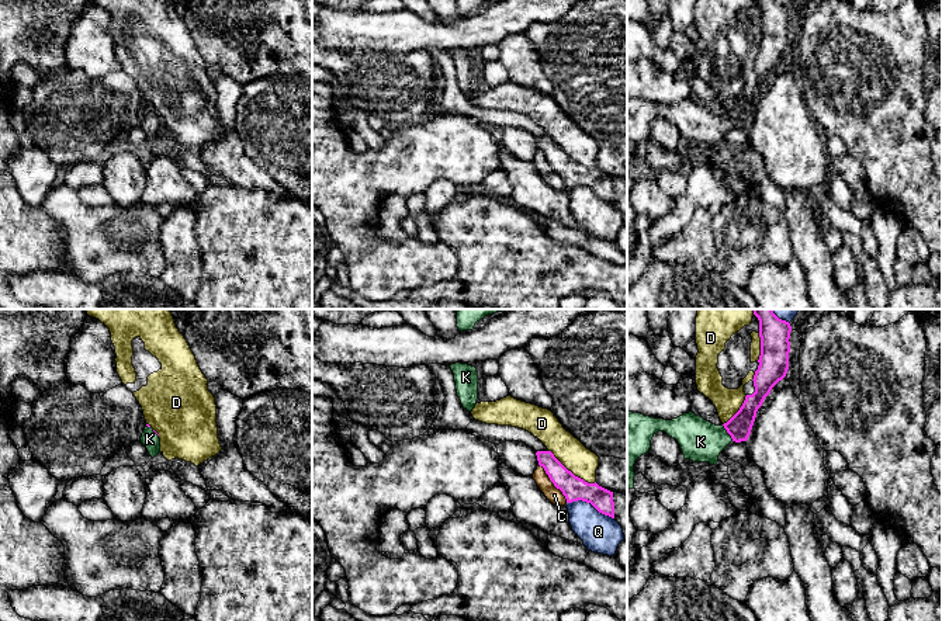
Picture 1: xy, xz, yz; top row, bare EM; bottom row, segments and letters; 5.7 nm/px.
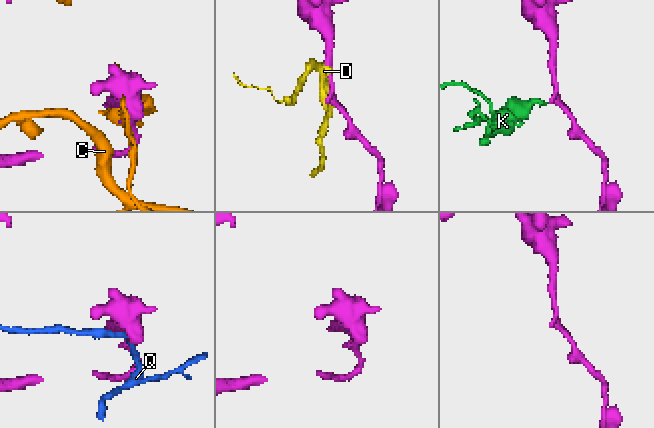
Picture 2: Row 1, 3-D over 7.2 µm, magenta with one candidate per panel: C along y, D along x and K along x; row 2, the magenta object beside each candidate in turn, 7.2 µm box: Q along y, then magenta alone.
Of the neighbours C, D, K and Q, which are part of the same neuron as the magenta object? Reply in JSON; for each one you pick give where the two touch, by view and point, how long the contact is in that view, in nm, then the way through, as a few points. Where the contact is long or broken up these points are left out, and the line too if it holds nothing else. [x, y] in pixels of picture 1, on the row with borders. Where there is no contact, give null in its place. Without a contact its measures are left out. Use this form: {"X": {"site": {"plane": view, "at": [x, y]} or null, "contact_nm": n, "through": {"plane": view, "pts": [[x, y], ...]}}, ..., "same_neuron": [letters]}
{"K": {"site": {"plane": "yz", "at": [727, 432]}, "contact_nm": 110, "through": {"plane": "yz", "pts": [[740, 426], [727, 432], [719, 437], [700, 441]]}}, "same_neuron": ["K"]}

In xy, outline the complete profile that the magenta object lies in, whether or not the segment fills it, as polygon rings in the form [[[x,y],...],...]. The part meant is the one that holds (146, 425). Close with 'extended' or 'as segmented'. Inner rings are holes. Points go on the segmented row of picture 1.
[[[146,424],[146,427],[142,433],[141,443],[146,447],[146,450],[152,458],[160,452],[159,434],[149,424]]]; extended

